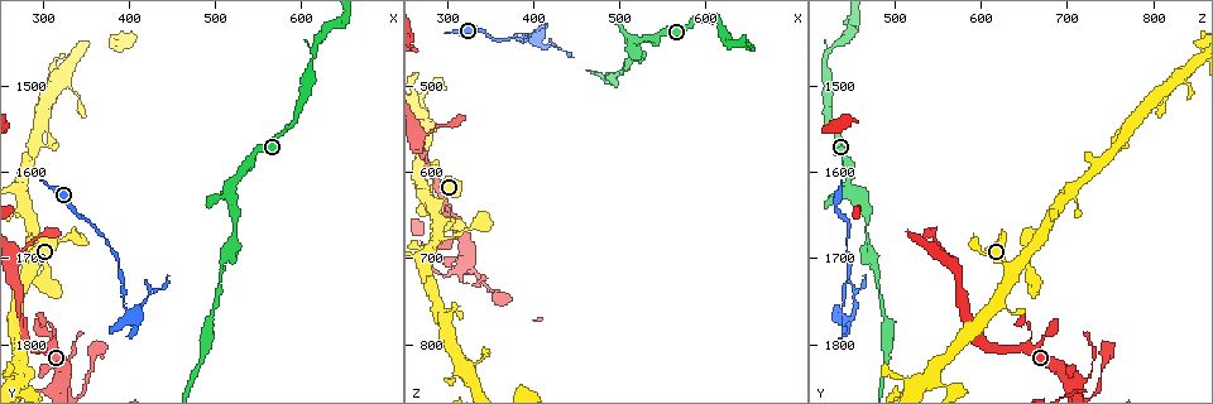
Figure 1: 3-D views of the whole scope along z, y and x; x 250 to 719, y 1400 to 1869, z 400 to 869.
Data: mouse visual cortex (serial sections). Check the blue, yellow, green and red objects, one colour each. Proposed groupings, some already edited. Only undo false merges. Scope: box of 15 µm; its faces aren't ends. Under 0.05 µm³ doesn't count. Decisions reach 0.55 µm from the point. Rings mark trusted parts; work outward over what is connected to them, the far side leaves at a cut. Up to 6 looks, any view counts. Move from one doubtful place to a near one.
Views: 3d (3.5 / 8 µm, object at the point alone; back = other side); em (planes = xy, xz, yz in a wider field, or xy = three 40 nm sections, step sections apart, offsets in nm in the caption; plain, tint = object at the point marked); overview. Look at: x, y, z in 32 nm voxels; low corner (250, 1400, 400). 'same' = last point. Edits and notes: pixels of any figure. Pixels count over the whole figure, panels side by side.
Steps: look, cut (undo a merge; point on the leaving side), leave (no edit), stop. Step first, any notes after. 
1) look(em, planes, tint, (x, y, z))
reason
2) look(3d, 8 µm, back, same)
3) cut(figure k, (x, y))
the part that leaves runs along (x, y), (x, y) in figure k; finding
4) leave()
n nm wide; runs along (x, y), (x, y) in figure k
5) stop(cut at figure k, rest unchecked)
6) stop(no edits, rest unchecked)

look(em, xy, step 1, tint, (315, 1840, 715))
small branch off a trunk

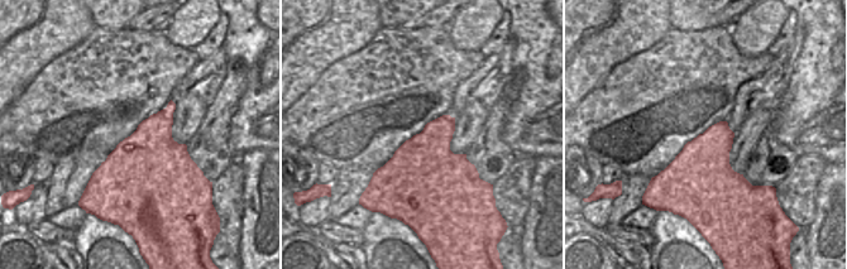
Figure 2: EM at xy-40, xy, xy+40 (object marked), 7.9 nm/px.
look(3d, 3.5 µm, same)
wider look

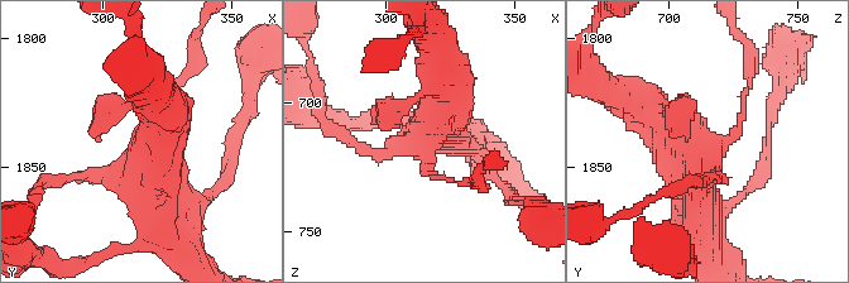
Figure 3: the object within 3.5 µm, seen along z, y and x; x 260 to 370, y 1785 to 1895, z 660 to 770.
leave()
all the same cell

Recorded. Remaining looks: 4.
look(3d, 3.5 µm, (520, 1680, 470))
branch point

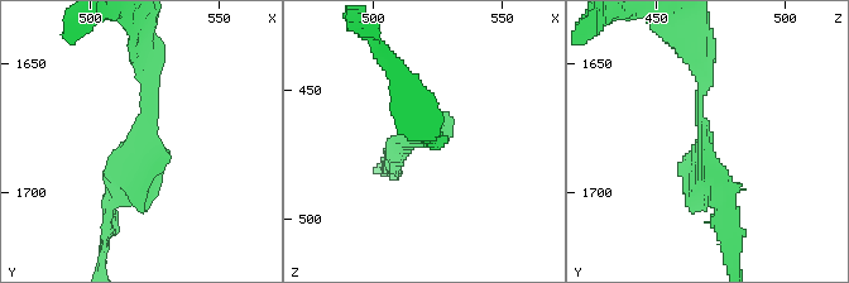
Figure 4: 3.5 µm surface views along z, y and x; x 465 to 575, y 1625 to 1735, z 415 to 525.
look(em, xy, step 3, tint, (520, 1680, 469))
need the tissue

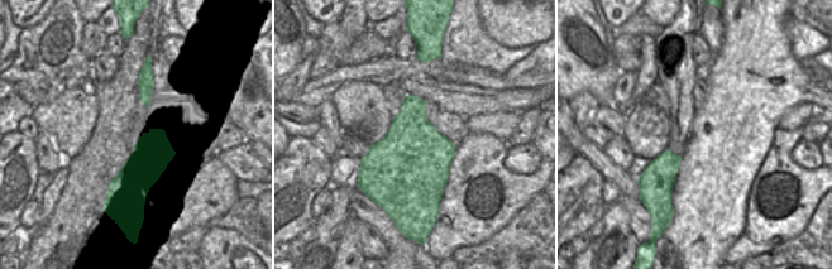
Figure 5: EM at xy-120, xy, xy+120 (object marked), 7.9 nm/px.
leave()
runs along (147, 58), (150, 118), (108, 210) in figure 4; all the same cell

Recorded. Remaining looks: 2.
look(3d, 3.5 µm, (375, 1690, 440))
thin neck

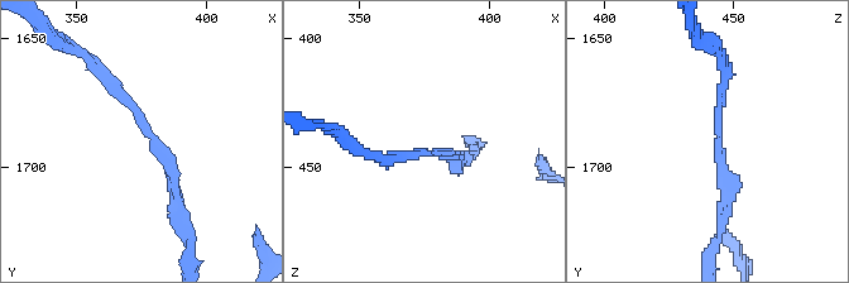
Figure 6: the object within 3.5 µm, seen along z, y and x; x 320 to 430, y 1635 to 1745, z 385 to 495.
look(em, xy, step 3, tint, (381, 1691, 444))
arms of 150, 200 nm

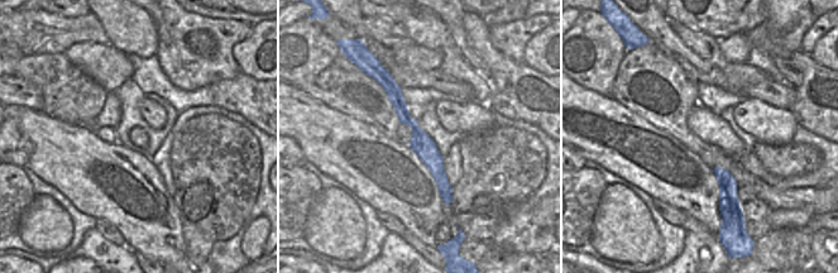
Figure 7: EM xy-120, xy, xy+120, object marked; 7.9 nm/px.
leave()
runs along (384, 78), (448, 194) in figure 7; all the same cell

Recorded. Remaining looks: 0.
stop(no edits, rest unchecked)

